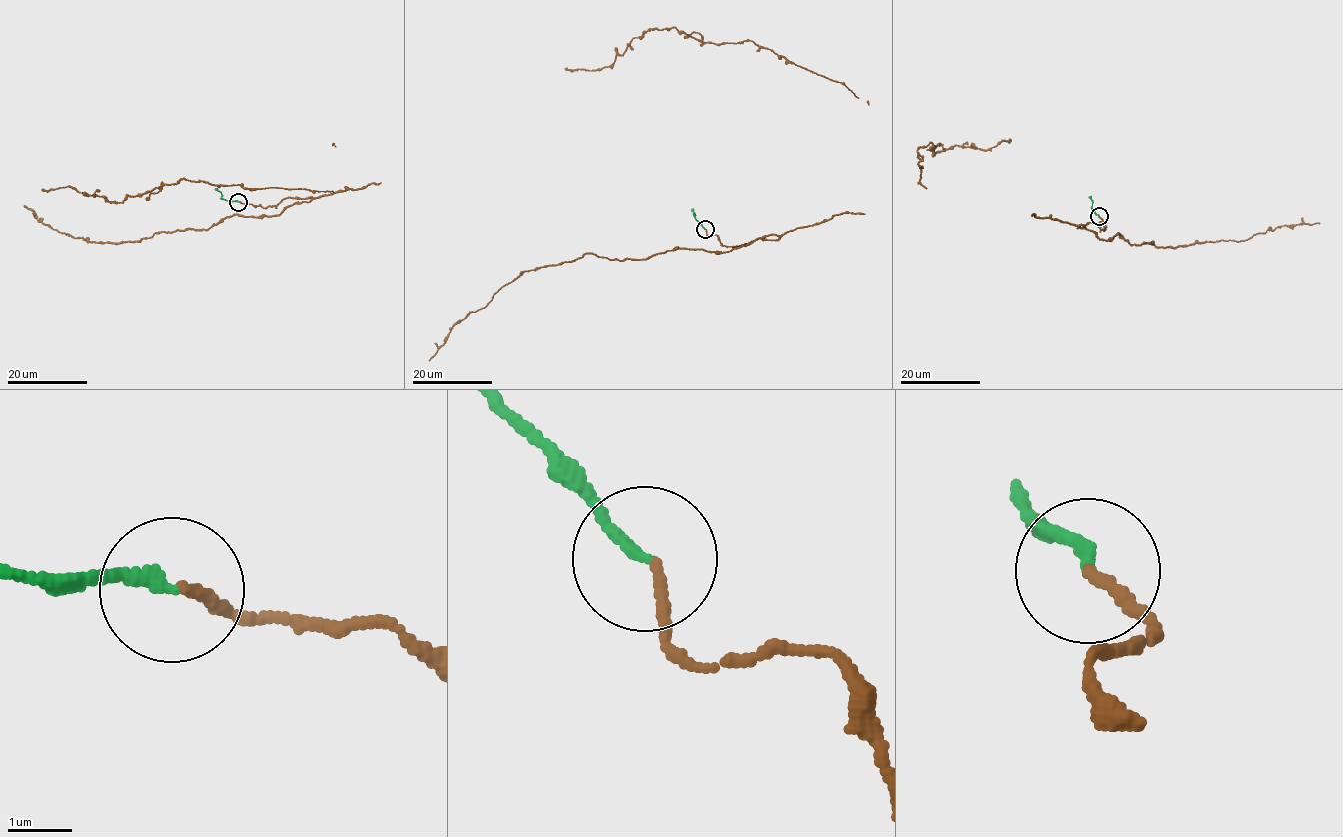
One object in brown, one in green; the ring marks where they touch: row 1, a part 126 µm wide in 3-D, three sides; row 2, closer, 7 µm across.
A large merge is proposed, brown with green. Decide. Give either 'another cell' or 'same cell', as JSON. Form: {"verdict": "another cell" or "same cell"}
{"verdict": "same cell"}

